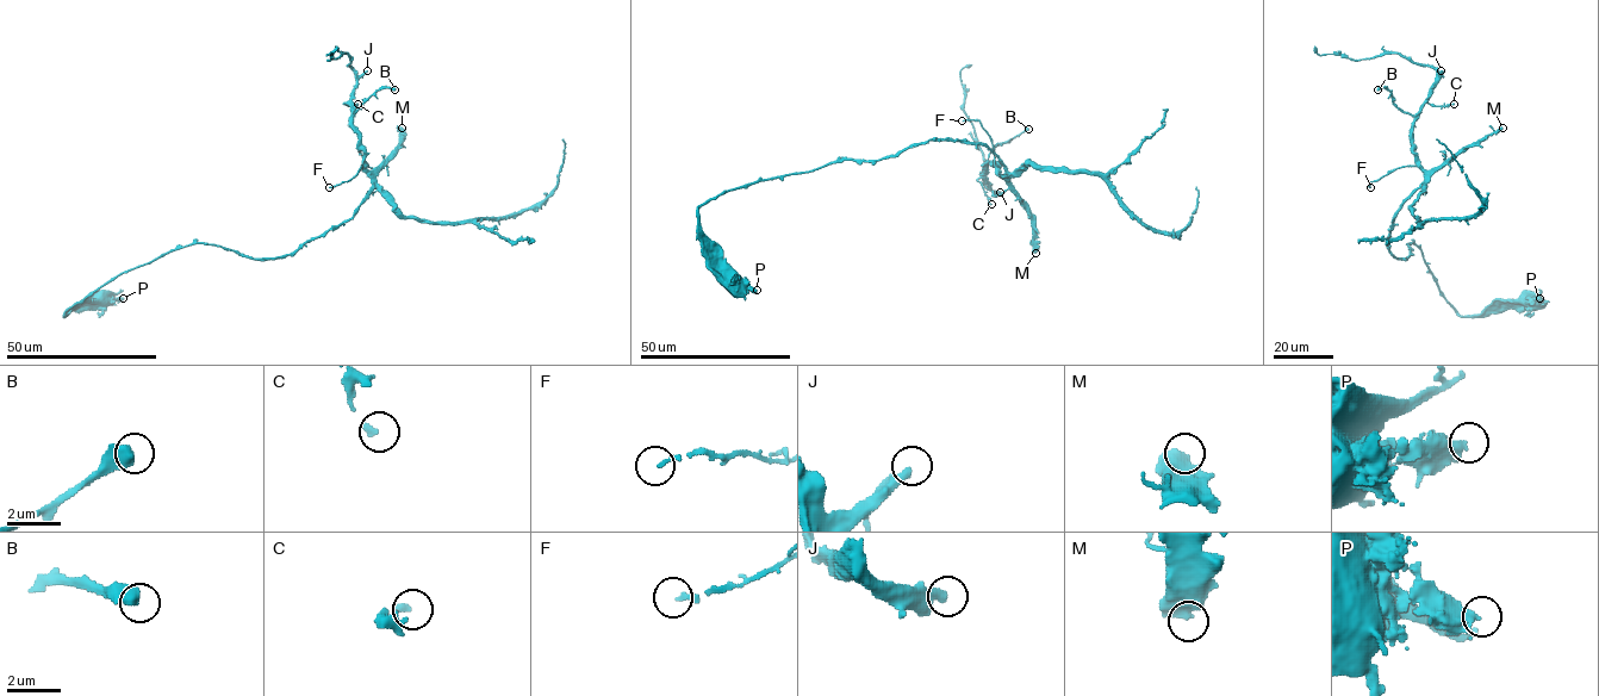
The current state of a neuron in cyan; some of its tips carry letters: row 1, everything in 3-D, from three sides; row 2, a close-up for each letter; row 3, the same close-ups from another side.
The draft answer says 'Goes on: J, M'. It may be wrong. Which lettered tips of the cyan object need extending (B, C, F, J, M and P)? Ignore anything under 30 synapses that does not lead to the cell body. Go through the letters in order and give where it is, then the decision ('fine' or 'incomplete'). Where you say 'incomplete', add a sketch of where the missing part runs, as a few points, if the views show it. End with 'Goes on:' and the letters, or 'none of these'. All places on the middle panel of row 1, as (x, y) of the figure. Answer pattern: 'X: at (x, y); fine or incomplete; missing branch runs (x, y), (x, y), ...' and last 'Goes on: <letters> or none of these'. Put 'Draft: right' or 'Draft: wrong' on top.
Draft: right
B: at (1028, 129); fine
C: at (991, 204); fine
F: at (962, 120); fine
J: at (1000, 192); incomplete; missing branch runs (1000, 192), (1022, 199), (1053, 236), (1068, 216), (1099, 216)
M: at (1036, 253); incomplete; missing branch runs (1036, 253), (1033, 281), (1027, 292), (1021, 293), (1027, 254), (1041, 244), (1056, 244), (1059, 237)
P: at (757, 290); fine
Goes on: J, M

